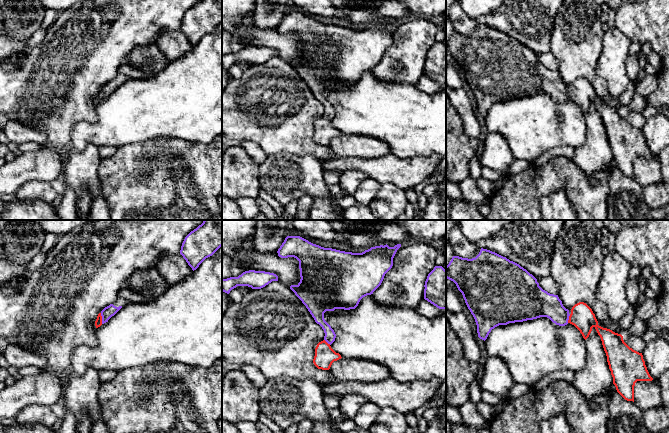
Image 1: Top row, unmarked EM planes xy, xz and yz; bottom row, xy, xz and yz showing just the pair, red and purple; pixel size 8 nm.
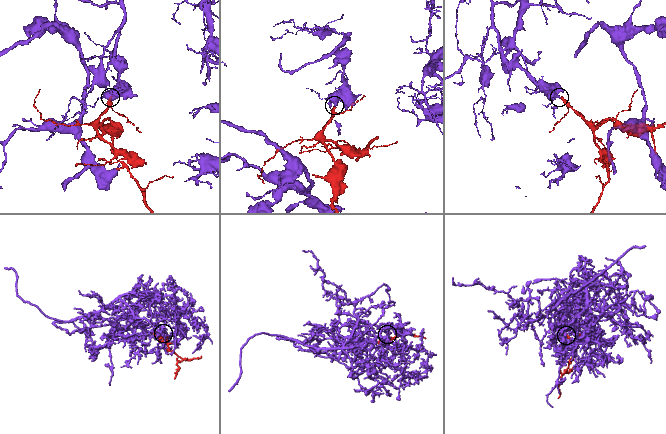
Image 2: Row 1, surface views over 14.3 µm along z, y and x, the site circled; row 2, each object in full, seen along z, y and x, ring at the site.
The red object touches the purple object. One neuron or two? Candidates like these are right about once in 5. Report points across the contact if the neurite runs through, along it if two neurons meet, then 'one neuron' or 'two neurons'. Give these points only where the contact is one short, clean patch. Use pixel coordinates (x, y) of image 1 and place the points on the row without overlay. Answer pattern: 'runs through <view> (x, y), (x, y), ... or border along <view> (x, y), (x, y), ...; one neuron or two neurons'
runs through xy (98, 98), (101, 94), (109, 87); one neuron

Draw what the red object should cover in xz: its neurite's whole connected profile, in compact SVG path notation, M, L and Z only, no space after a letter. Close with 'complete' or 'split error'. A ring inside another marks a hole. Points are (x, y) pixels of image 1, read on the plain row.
M287 12L278 25L281 34L294 33L299 37L300 58L291 61L290 65L306 82L315 98L324 106L324 116L315 124L314 141L318 145L329 146L332 139L341 135L331 120L335 117L336 110L331 102L325 97L324 89L335 85L355 85L360 76L373 70L381 61L385 50L393 42L393 34L401 20L394 23L380 21L371 23L362 29L340 27L332 24L324 24L313 20L300 12Z; split error

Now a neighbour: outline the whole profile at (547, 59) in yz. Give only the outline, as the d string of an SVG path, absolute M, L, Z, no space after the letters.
M551 52L537 54L539 62L550 70L558 71L558 62Z

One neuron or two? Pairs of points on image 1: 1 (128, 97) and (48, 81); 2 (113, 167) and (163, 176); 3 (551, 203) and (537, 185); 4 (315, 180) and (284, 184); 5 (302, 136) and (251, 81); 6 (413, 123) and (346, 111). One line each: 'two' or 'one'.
1: two
2: one
3: two
4: one
5: one
6: one

